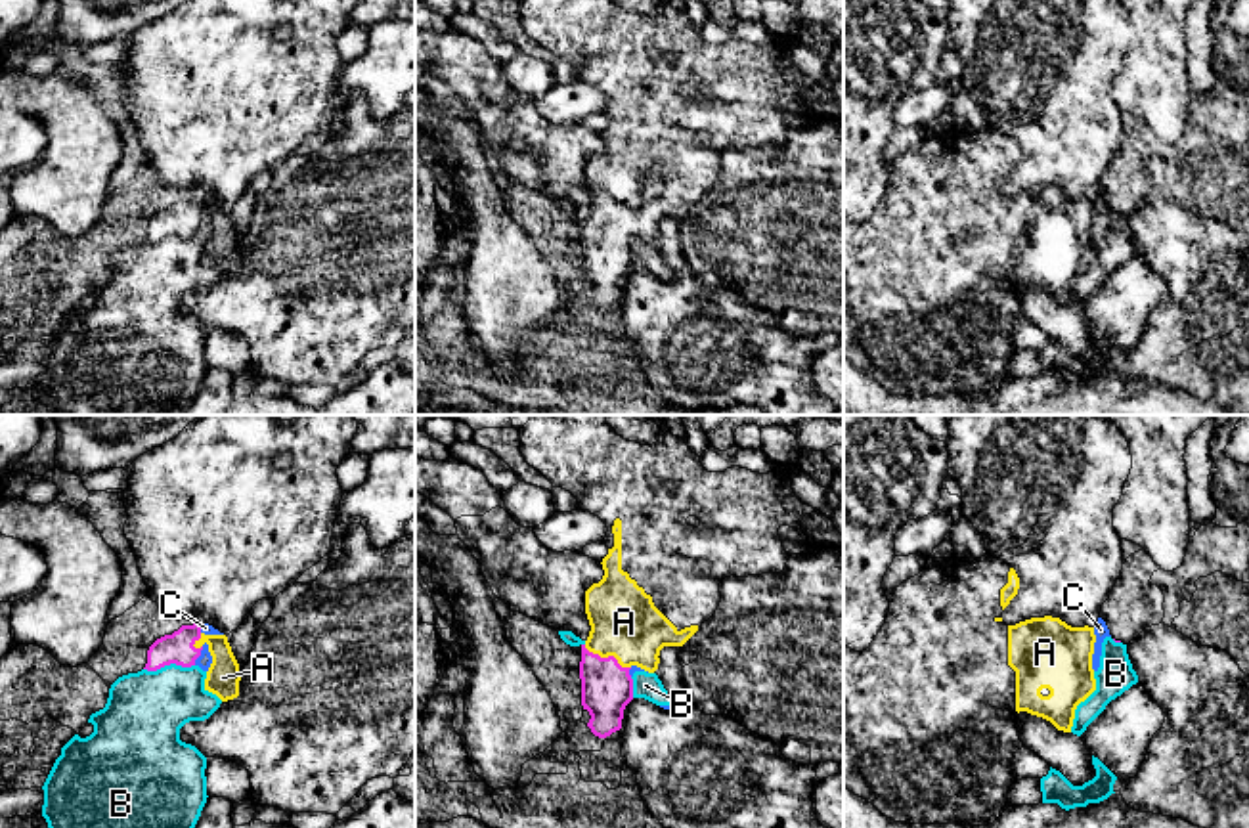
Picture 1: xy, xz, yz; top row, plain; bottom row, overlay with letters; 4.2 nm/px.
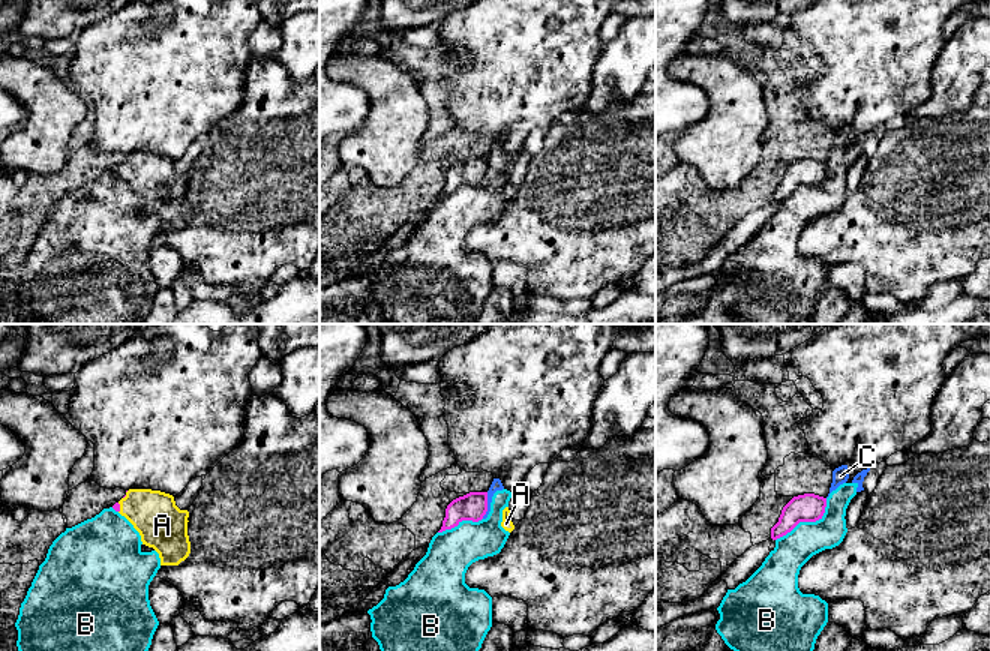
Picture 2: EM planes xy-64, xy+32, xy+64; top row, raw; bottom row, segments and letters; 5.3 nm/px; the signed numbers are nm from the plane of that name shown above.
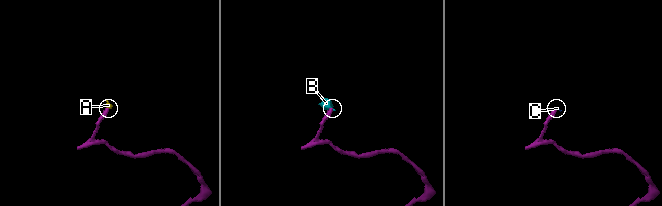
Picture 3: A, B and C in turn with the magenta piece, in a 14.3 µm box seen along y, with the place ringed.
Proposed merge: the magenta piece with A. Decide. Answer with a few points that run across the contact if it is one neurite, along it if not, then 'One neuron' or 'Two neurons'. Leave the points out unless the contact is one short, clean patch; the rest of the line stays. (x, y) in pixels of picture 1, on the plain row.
Line: xz (607, 259), (609, 228), (624, 205), (624, 194). One neuron

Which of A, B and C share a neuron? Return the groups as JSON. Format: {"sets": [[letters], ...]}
{"sets": [["A"], ["B", "C"]]}

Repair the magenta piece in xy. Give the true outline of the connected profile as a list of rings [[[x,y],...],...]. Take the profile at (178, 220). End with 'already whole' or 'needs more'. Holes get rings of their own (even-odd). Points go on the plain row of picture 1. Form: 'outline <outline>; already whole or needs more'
outline [[[201,193],[182,197],[172,207],[157,210],[147,222],[147,235],[143,241],[157,243],[170,235],[191,239],[201,228],[205,214],[208,216],[208,224],[212,228],[212,235],[205,251],[205,262],[216,266],[222,273],[237,270],[241,243],[228,208],[205,207],[201,203]]]; needs more

